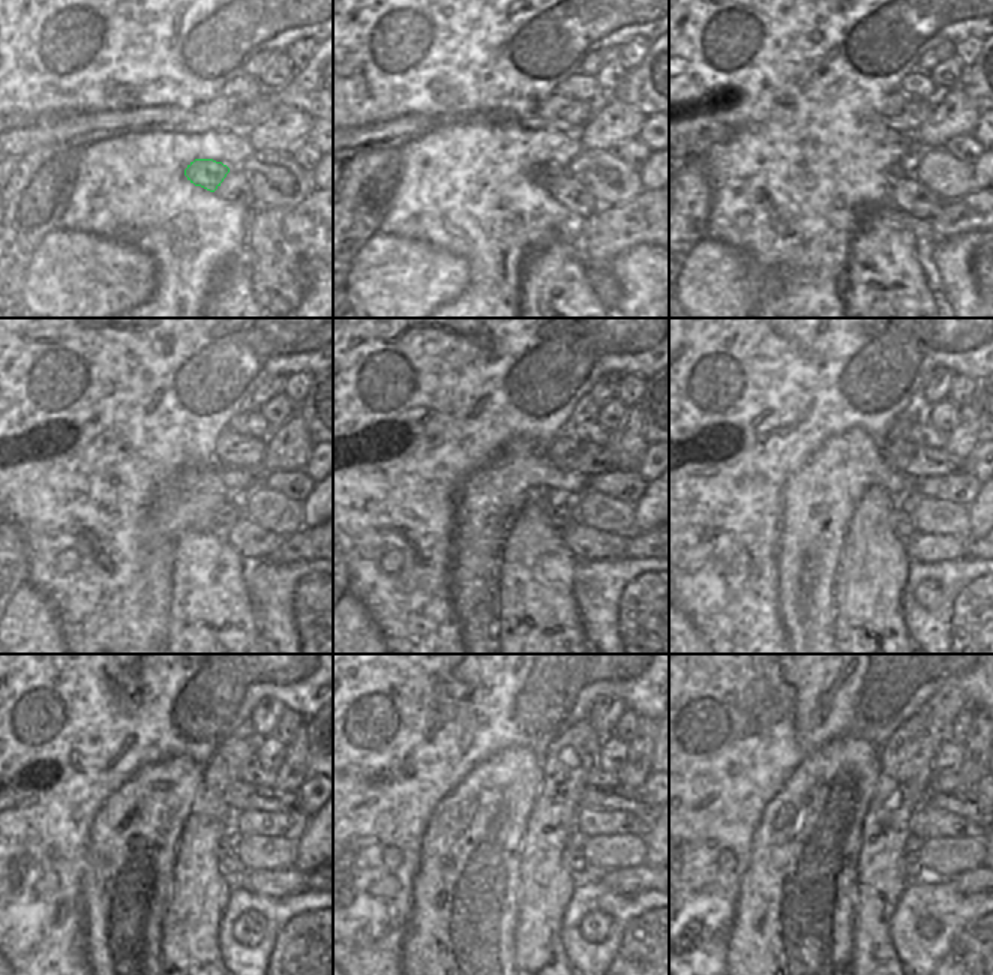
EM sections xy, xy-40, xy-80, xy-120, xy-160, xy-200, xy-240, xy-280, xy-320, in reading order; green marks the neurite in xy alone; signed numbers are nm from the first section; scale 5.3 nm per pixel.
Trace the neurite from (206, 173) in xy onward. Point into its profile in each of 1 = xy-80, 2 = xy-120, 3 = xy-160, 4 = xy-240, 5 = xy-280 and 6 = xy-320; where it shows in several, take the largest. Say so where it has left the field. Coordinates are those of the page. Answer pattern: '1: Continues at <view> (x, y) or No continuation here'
1: Continues at xy-80 (897, 173)
2: Continues at xy-120 (230, 515)
3: Continues at xy-160 (564, 518)
4: Continues at xy-240 (231, 864)
5: Continues at xy-280 (573, 860)
6: Continues at xy-320 (911, 866).

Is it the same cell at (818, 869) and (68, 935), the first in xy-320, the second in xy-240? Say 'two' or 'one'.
two

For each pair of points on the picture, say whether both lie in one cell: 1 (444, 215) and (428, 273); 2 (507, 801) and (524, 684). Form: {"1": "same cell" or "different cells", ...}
{"1": "different cells", "2": "different cells"}

